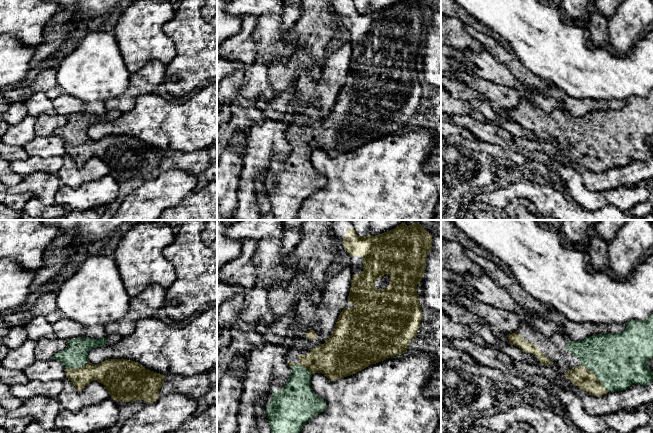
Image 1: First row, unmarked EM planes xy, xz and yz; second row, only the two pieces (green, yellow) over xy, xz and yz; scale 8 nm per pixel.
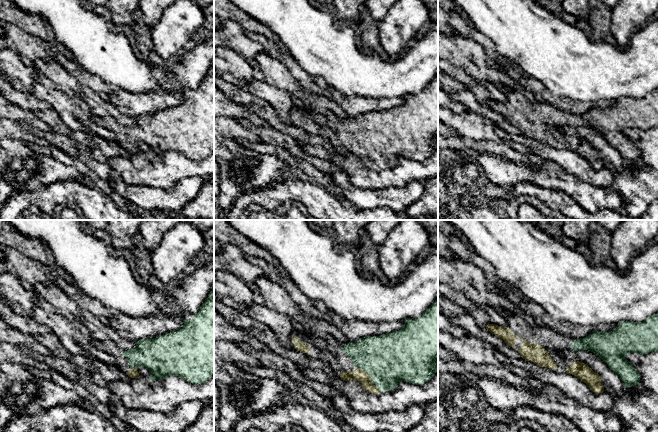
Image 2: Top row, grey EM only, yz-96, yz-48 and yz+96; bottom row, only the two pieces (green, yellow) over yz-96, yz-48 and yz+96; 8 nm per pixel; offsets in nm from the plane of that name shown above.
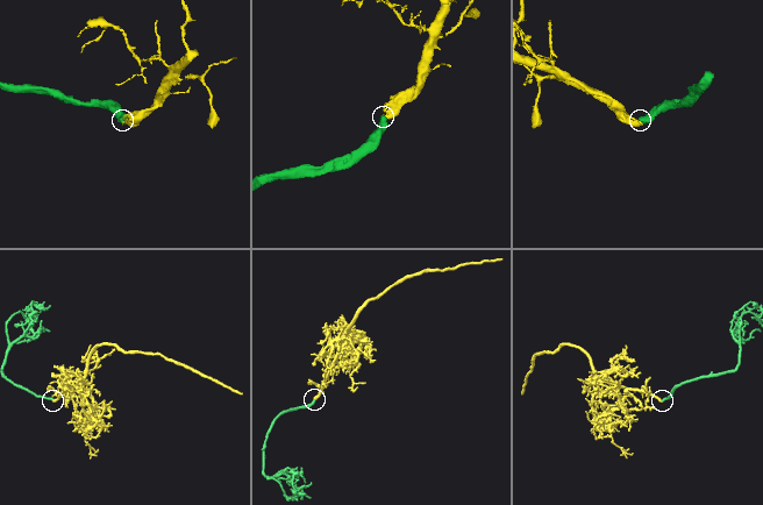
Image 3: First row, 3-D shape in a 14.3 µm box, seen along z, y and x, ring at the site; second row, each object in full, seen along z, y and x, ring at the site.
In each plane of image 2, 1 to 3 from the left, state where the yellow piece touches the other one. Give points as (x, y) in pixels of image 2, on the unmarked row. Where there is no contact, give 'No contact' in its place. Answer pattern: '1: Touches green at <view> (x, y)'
1: Touches green at yz-96 (134, 143)
2: Touches green at yz-48 (370, 154)
3: No contact

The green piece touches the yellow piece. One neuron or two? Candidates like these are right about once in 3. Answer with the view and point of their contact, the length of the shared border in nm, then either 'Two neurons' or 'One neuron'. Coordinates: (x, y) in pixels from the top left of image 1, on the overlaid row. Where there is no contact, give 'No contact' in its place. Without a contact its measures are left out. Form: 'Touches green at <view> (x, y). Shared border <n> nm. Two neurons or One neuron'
Touches green at yz (596, 375). Shared border 320 nm. One neuron

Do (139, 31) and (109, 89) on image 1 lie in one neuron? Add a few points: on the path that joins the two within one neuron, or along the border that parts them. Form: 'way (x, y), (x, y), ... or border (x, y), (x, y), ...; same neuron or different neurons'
border (115, 39), (130, 73); different neurons

